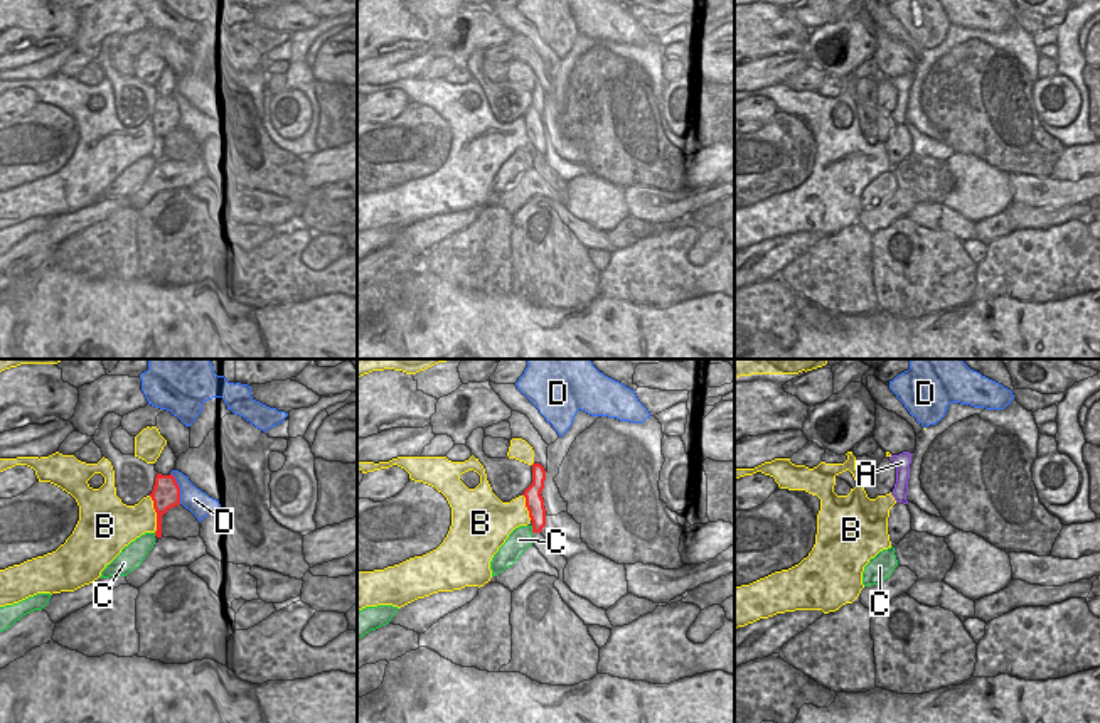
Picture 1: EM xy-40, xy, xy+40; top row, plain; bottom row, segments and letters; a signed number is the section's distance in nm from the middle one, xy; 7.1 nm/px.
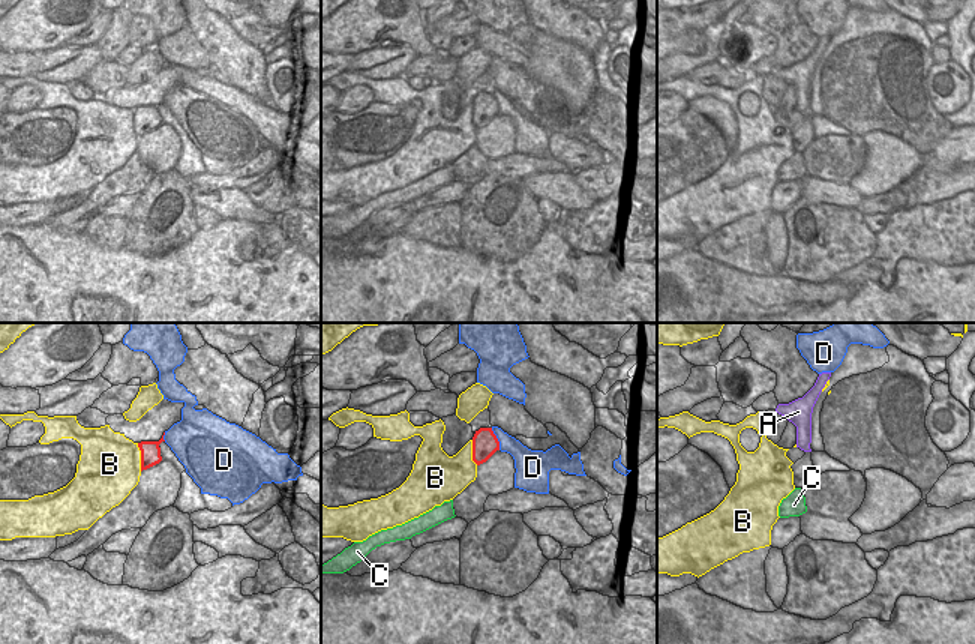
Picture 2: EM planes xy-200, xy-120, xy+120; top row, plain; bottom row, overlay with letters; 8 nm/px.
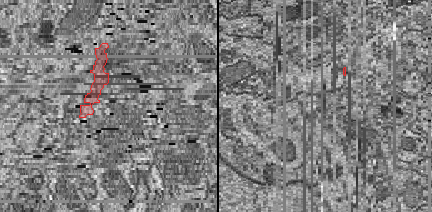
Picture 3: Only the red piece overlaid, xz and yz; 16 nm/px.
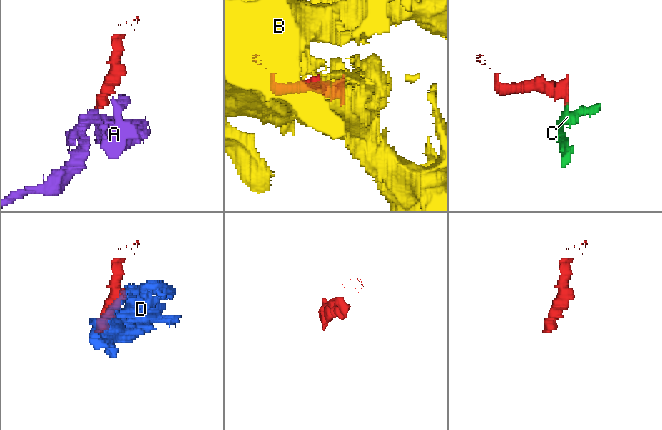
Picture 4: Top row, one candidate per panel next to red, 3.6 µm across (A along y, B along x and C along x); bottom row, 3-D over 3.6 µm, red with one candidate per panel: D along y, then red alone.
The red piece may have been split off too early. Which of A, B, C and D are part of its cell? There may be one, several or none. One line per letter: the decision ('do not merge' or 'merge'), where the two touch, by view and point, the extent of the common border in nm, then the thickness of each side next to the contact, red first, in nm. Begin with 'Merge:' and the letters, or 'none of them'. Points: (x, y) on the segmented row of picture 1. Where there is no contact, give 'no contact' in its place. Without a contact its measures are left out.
Merge: none of them
A: do not merge; no contact
B: do not merge; meets red in xy-40 at (157, 514); contact 260 nm long; 200 nm thick on the red side, 260 nm on the other
C: do not merge; meets red in xy at (533, 530); contact 50 nm long; 140 nm thick on the red side, 170 nm on the other
D: do not merge; meets red in xy-40 at (179, 487); contact 240 nm long; 200 nm thick on the red side, 170 nm on the other

